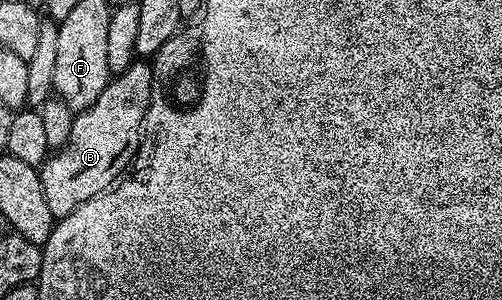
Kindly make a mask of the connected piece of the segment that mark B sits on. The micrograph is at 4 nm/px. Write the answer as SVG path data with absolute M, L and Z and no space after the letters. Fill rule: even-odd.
M140 54L131 66L127 66L127 74L123 74L123 78L106 87L103 98L90 113L73 120L67 146L43 172L47 198L54 209L68 210L83 198L107 190L129 173L145 139L145 125L149 123L156 87L157 56Z

